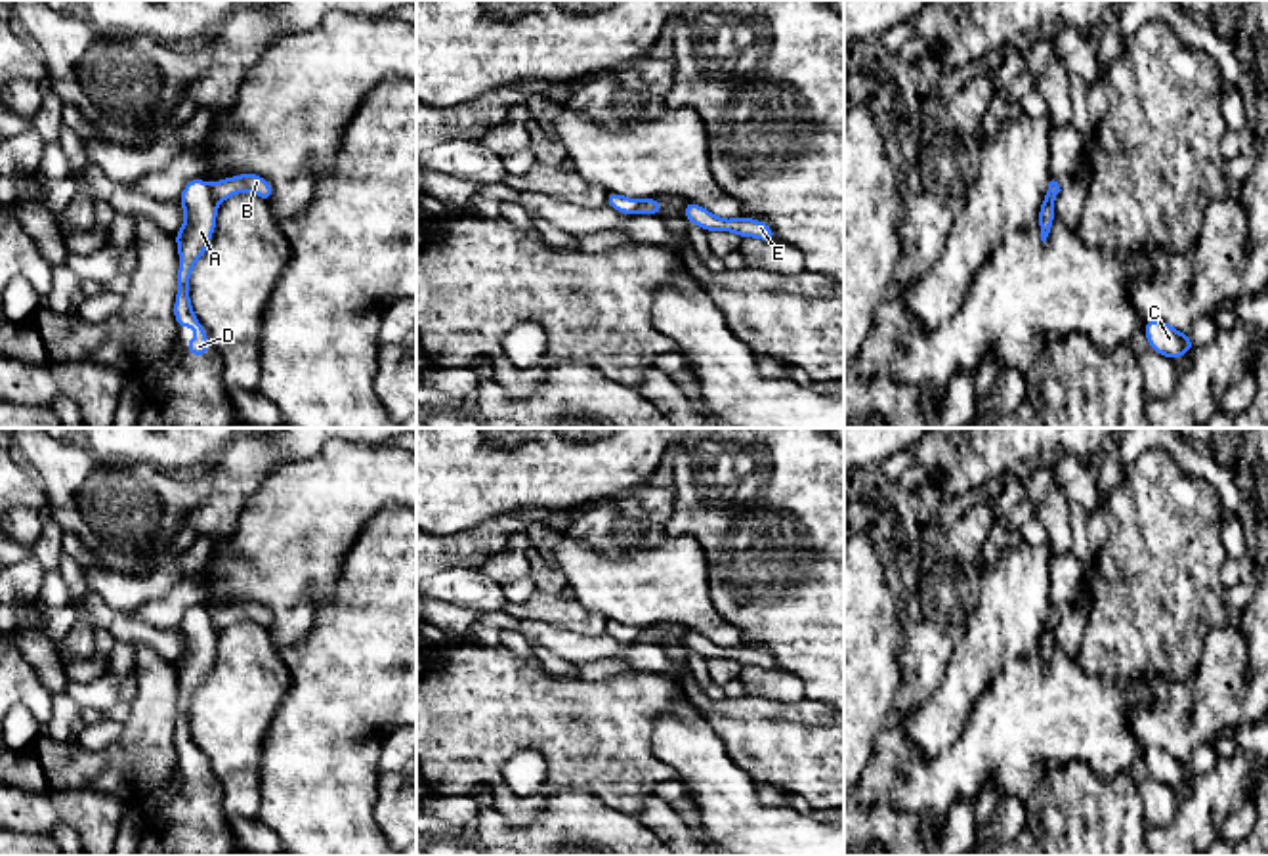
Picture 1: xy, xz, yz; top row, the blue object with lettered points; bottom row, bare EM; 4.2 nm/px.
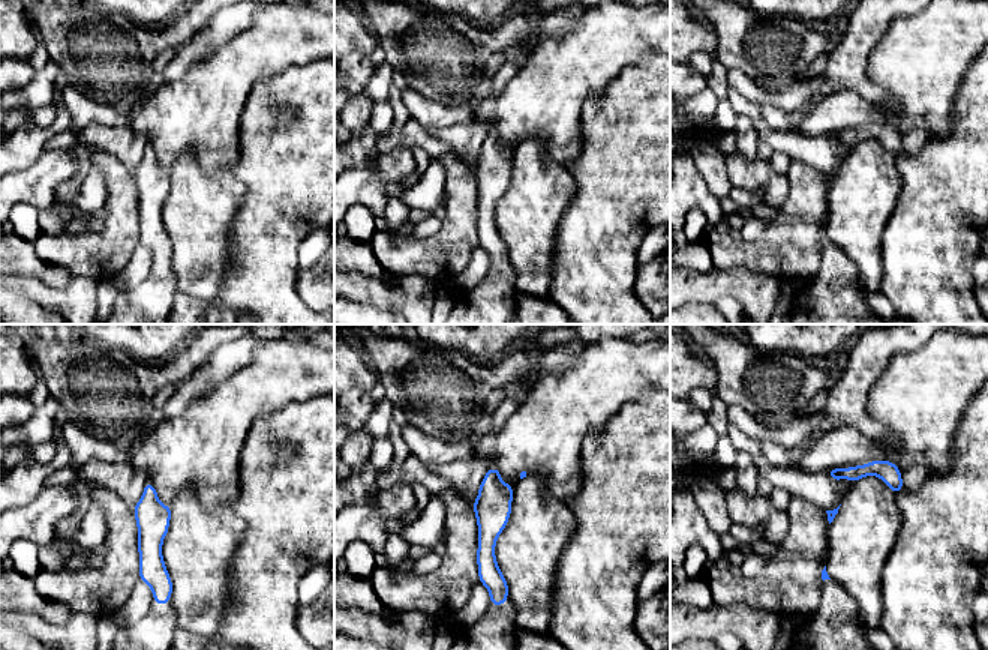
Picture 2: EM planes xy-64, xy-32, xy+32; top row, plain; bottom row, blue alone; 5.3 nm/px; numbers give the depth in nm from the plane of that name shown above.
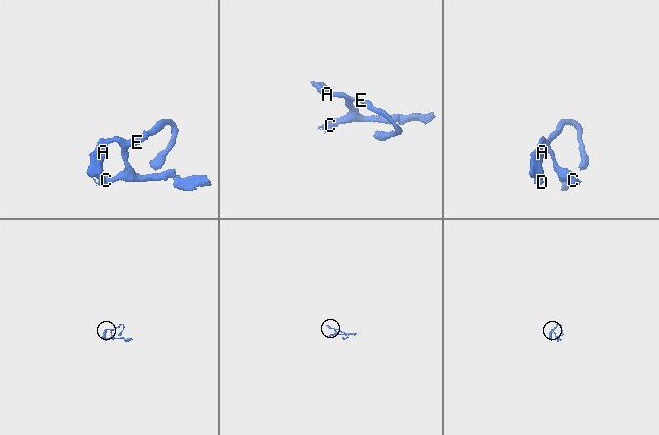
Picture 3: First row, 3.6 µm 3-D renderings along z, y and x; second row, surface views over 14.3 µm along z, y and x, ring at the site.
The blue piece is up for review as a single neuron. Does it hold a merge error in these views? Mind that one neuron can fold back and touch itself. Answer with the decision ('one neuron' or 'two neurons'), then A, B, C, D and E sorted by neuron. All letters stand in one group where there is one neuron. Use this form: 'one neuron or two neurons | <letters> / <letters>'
two neurons | A D / B C E

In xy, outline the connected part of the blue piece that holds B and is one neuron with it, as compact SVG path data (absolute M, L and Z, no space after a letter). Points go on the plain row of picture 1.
M250 600L243 604L220 608L208 615L216 631L222 631L241 619L252 619L265 631L269 631L273 623L271 611L265 606L250 602Z

